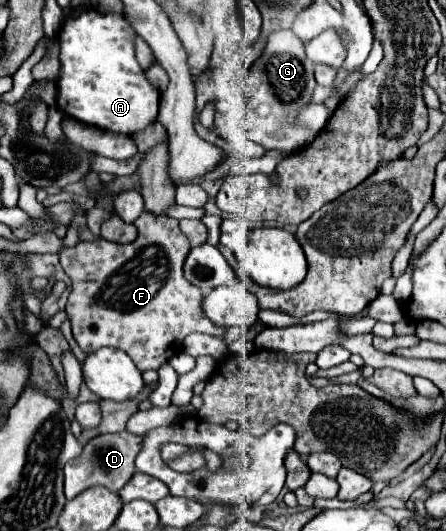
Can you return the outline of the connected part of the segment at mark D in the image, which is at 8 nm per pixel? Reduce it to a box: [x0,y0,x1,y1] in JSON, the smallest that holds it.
[65,430,141,500]

